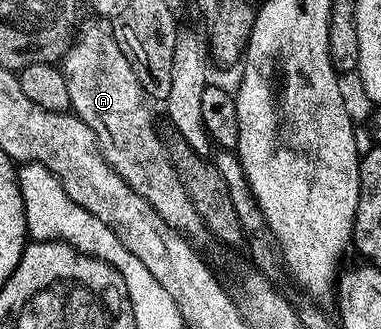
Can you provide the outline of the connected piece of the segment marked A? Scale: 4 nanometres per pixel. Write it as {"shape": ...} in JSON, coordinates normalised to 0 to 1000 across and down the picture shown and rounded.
{"shape":[[[226,94],[186,128],[157,179],[168,246],[178,246],[184,337],[202,350],[241,404],[283,502],[331,559],[433,672],[451,699],[512,754],[530,757],[546,729],[535,672],[514,647],[514,623],[493,599],[467,517],[457,511],[449,450],[436,447],[415,386],[404,377],[396,316],[349,216],[349,191],[310,146],[297,103]]]}

